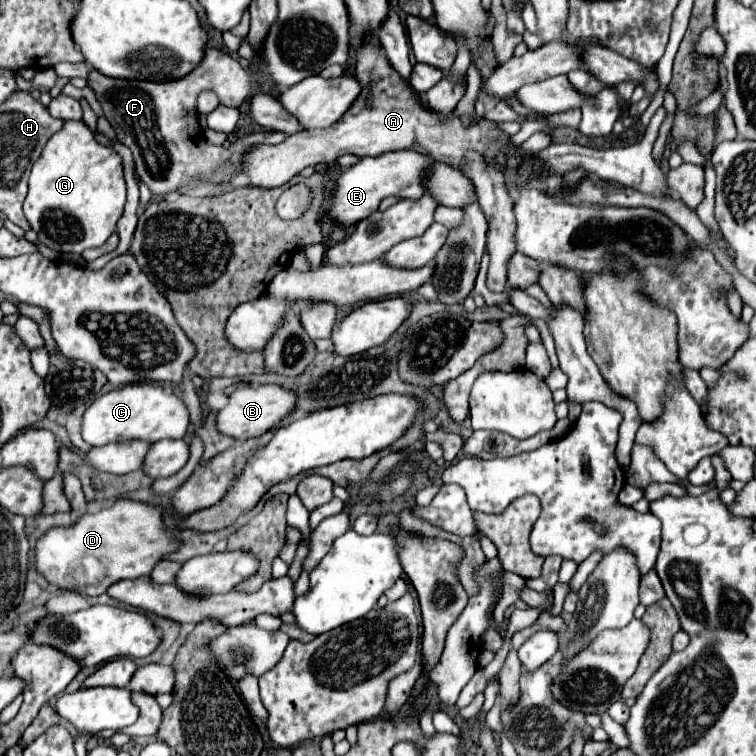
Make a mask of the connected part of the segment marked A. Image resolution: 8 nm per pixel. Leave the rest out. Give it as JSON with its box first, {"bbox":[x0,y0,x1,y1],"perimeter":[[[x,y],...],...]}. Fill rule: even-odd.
{"bbox":[242,43,512,189],"perimeter":[[[362,43],[354,77],[362,87],[360,99],[356,99],[356,103],[352,103],[354,107],[348,109],[332,127],[298,131],[280,145],[258,145],[242,155],[242,173],[250,177],[250,185],[266,189],[280,187],[294,175],[298,175],[304,167],[330,163],[346,153],[366,157],[382,155],[388,151],[414,149],[422,155],[430,155],[434,161],[460,167],[462,155],[468,149],[474,149],[486,157],[486,163],[490,163],[490,167],[498,169],[494,161],[498,149],[504,149],[504,153],[512,149],[508,147],[508,135],[502,133],[492,121],[472,115],[476,123],[472,127],[464,127],[458,113],[438,113],[424,107],[422,101],[412,95],[408,83],[404,83],[404,79],[392,69],[380,43]]]}

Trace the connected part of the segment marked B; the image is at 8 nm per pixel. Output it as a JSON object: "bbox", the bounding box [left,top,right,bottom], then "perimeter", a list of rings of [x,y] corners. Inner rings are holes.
{"bbox":[216,385,296,439],"perimeter":[[[260,385],[258,389],[254,387],[238,387],[228,395],[228,403],[226,407],[222,407],[216,415],[216,427],[222,435],[234,437],[234,439],[250,439],[250,437],[260,437],[262,433],[266,433],[268,429],[278,429],[278,421],[282,421],[294,407],[296,403],[296,395],[290,389],[278,387],[278,385]]]}

